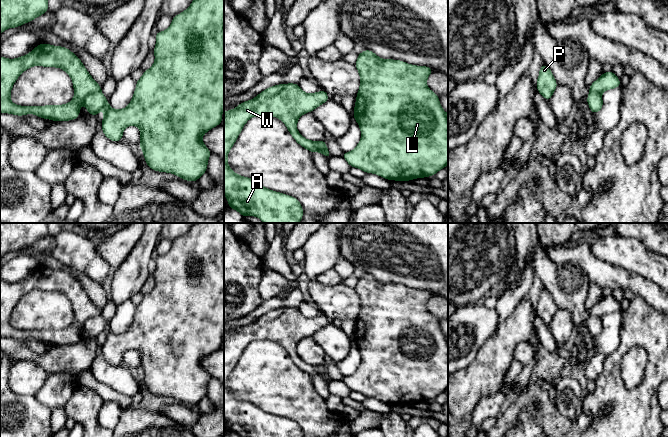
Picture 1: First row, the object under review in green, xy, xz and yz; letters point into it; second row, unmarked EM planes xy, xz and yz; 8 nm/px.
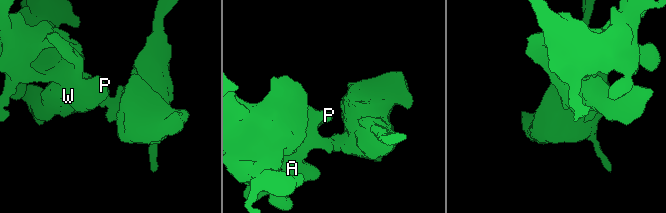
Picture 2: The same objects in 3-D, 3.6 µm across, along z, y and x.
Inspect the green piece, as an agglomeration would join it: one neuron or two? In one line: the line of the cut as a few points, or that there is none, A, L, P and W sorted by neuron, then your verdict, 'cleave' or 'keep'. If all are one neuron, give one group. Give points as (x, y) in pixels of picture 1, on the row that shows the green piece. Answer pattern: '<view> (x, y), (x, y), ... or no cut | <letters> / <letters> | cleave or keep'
xy (100, 90), (90, 93), (83, 102) | A P W / L | cleave

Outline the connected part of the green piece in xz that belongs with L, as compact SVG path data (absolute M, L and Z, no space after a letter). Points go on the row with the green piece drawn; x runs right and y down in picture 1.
M371 50L358 54L354 65L360 75L360 86L353 118L359 124L361 139L350 152L341 156L353 168L373 173L389 181L411 181L434 176L448 165L448 114L441 107L439 96L427 87L431 67L407 64L401 60L381 59Z

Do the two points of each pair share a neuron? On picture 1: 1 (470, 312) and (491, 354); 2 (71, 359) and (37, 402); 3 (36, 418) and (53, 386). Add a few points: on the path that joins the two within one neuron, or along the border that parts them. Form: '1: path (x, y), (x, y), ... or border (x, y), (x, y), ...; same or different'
1: border (498, 325), (497, 329), (485, 341), (471, 361); different
2: border (48, 372), (65, 372), (75, 377); different
3: path (36, 410), (51, 394); same

